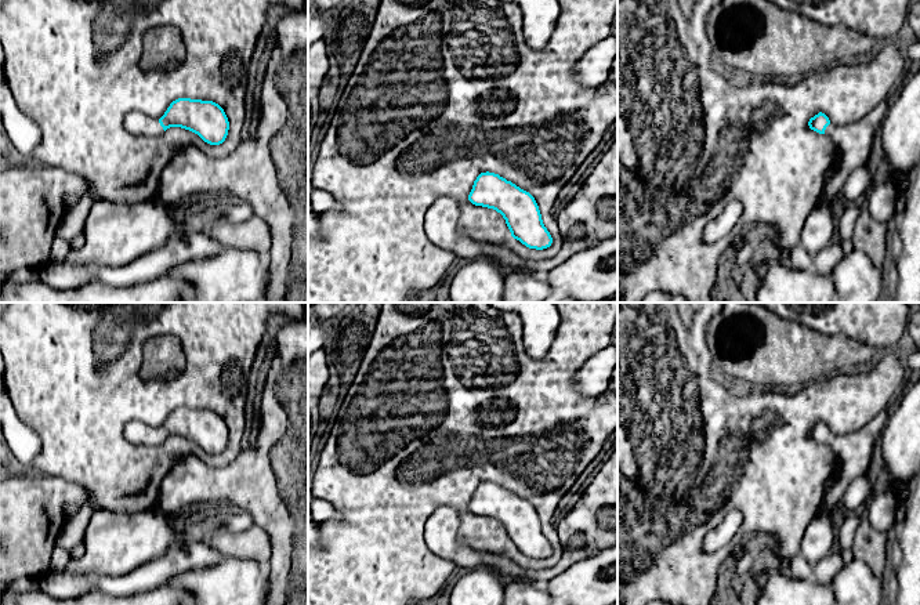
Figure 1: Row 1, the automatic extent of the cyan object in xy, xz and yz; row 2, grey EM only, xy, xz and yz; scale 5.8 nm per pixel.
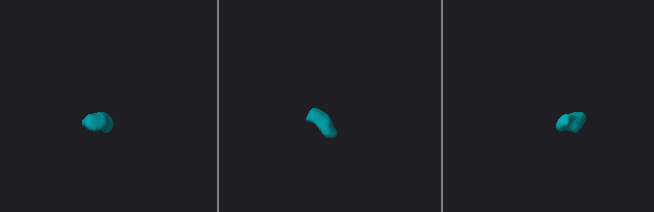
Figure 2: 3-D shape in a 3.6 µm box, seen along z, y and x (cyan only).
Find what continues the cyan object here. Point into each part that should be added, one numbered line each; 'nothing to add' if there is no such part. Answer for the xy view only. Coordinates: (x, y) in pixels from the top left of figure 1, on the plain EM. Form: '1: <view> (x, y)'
1: xy (134, 431)

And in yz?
1: yz (853, 450)

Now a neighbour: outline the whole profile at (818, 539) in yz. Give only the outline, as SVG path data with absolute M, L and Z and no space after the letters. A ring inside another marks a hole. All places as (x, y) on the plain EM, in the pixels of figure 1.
M819 514L809 522L804 533L800 544L800 554L814 566L833 551L834 536L836 533L830 515Z

